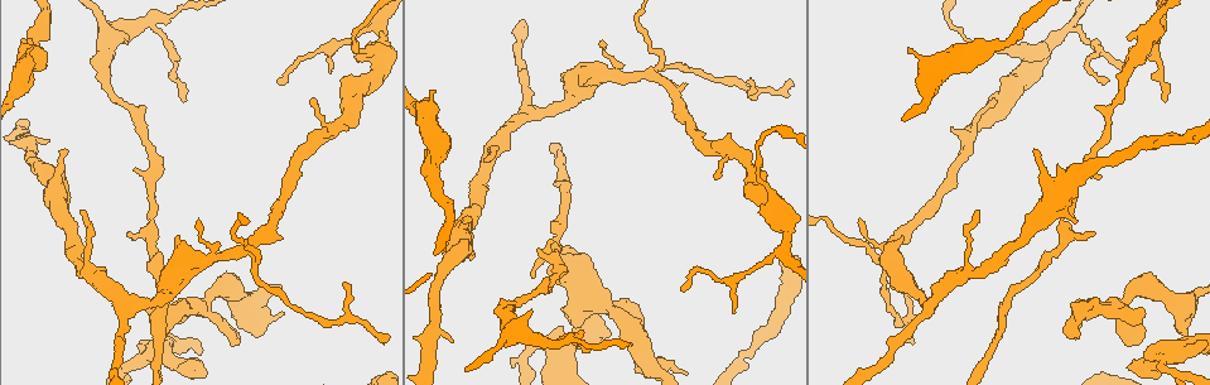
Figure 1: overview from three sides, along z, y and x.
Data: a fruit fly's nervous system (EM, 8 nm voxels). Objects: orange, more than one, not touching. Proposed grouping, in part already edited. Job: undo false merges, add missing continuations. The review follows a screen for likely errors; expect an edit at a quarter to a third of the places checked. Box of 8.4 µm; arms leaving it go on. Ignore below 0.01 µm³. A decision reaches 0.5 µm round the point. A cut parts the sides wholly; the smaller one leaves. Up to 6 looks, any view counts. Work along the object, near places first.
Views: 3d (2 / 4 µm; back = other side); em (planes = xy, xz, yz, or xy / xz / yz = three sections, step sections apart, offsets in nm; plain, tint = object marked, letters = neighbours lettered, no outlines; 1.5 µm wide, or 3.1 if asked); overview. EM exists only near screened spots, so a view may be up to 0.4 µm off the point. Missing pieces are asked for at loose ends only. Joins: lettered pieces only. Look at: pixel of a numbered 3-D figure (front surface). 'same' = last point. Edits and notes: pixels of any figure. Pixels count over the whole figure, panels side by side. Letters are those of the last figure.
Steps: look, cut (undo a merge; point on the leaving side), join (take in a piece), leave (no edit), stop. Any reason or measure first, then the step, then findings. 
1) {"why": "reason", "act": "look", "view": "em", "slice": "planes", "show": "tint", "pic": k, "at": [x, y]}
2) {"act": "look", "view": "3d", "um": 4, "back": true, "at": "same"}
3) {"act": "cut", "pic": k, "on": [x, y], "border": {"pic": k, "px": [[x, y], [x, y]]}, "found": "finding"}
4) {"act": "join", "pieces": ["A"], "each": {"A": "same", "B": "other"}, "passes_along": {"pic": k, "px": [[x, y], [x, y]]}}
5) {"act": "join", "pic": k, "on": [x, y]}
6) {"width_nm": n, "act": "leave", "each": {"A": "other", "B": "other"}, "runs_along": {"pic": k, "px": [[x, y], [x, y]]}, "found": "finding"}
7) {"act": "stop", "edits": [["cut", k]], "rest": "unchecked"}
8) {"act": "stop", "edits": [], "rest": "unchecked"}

{"act": "look", "view": "3d", "um": 4, "pic": 1, "at": [236, 338]}

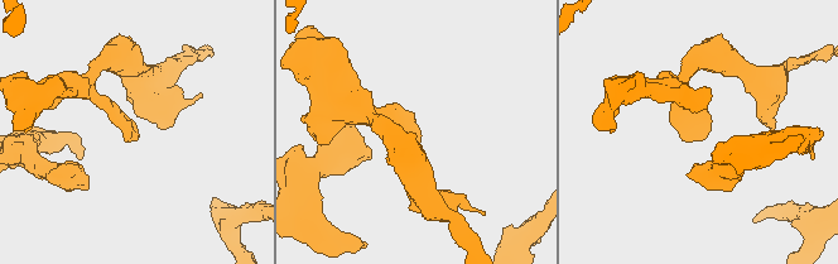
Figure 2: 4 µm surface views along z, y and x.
{"why": "shape alone is not enough", "act": "look", "view": "em", "slice": "planes", "show": "letters", "pic": 2, "at": [705, 134]}

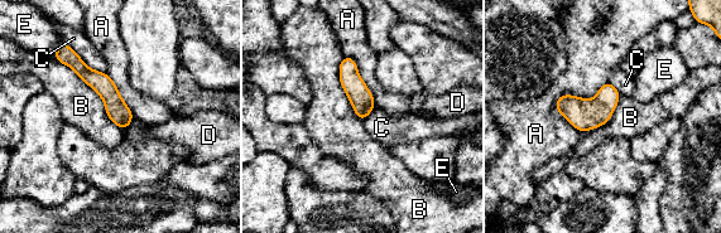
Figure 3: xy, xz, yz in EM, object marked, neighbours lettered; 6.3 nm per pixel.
{"width_nm": 140, "act": "leave", "each": {"A": "other", "B": "other", "C": "other", "D": "other", "E": "other"}, "border": {"pic": 3, "px": [[67, 45], [89, 67], [106, 74]]}, "found": "none of them fits"}

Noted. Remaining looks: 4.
{"act": "look", "view": "em", "slice": "yz", "step": 8, "show": "tint", "pic": 1, "at": [583, 256]}

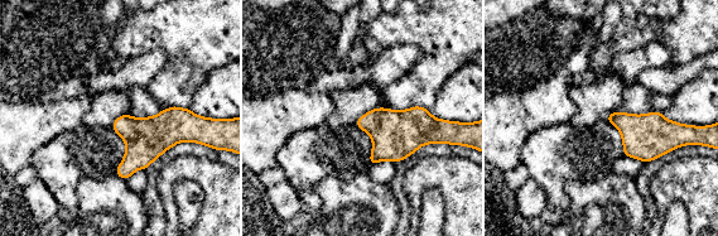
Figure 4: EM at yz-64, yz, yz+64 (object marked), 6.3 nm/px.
{"act": "look", "view": "em", "slice": "planes", "show": "letters", "at": "same"}

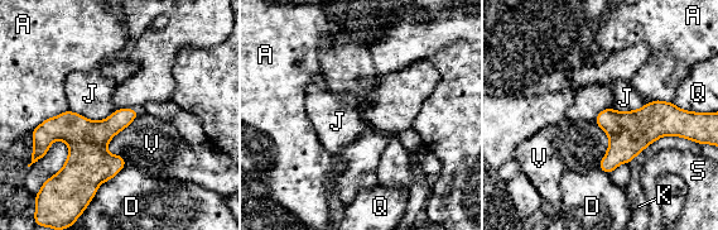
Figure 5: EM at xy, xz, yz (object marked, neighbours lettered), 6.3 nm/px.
{"act": "leave", "each": {"A": "other", "D": "other", "J": "other", "K": "other", "Q": "other", "S": "other", "V": "other"}, "border": {"pic": 5, "px": [[140, 113], [106, 147], [125, 164]]}, "found": "none of them fits"}

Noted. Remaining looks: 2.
{"why": "thin end", "act": "look", "view": "3d", "um": 2, "pic": 1, "at": [860, 218]}

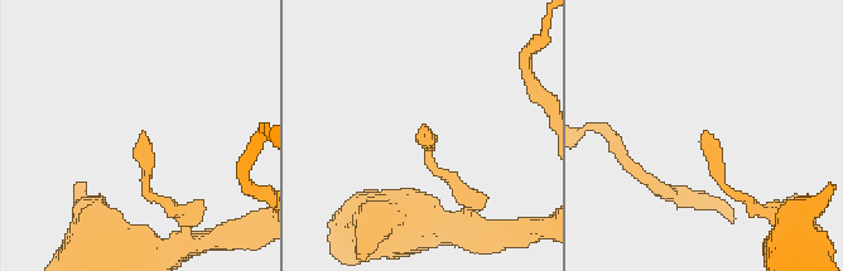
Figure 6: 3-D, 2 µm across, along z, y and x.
{"act": "look", "view": "em", "slice": "planes", "show": "letters", "pic": 6, "at": [145, 132]}

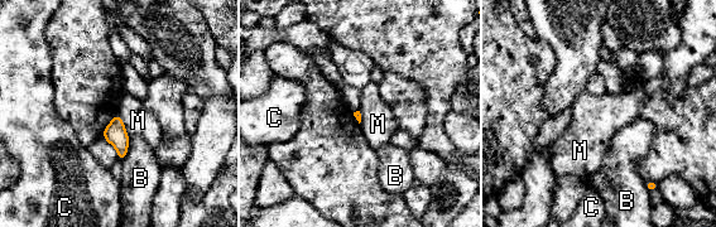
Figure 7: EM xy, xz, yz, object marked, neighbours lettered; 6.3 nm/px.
{"act": "leave", "each": {"B": "other", "C": "other", "M": "other"}, "border": {"pic": 7, "px": [[118, 112], [129, 136]]}, "found": "none of them fits"}

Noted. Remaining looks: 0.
{"act": "stop", "edits": [], "rest": "unchecked"}

